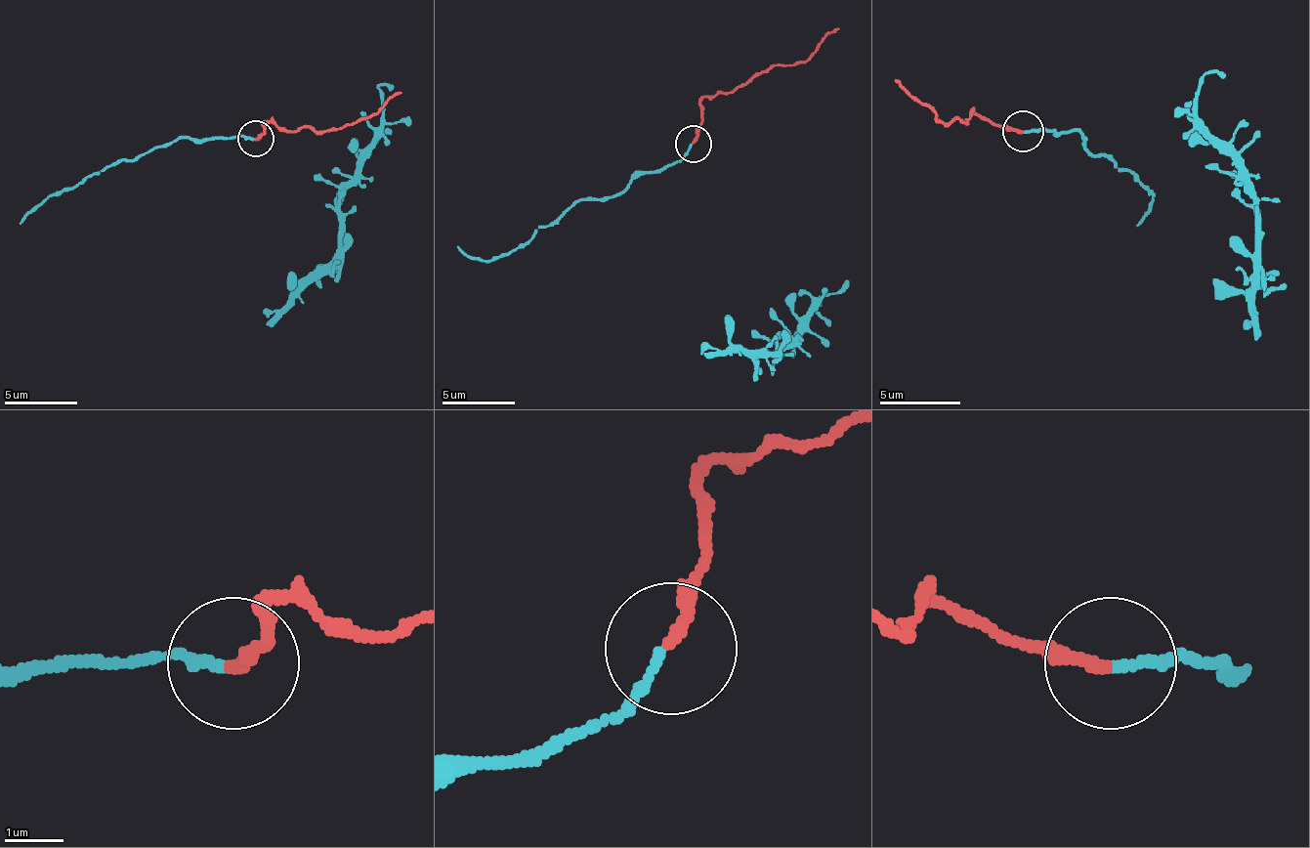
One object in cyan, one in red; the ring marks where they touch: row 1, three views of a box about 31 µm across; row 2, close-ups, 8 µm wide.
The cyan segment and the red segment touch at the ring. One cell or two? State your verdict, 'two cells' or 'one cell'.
one cell

